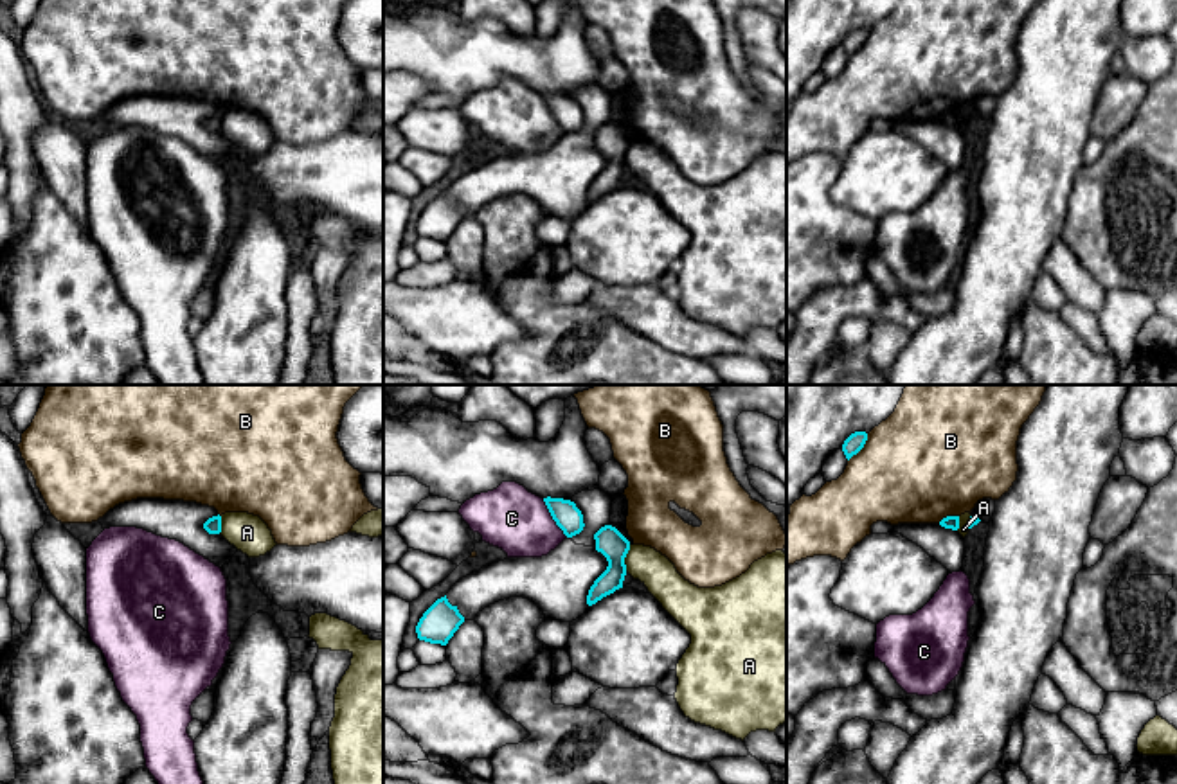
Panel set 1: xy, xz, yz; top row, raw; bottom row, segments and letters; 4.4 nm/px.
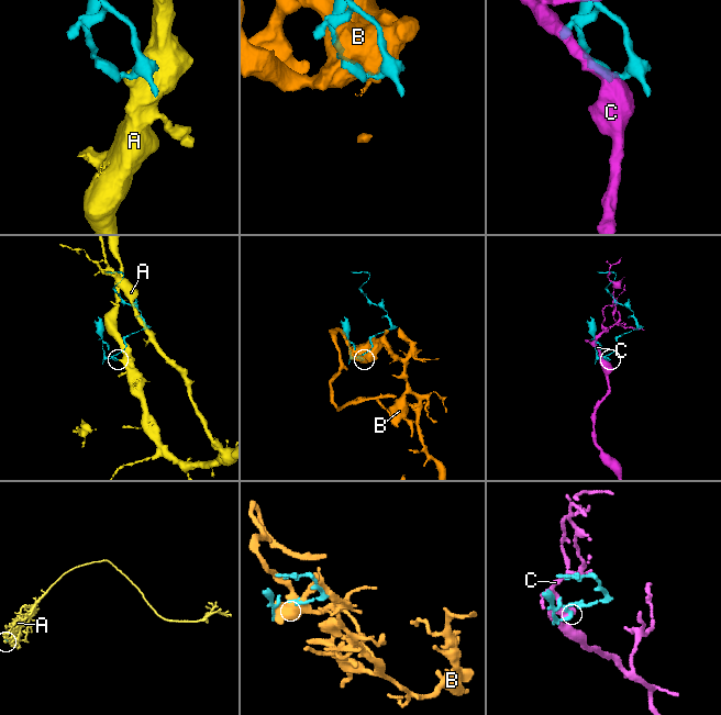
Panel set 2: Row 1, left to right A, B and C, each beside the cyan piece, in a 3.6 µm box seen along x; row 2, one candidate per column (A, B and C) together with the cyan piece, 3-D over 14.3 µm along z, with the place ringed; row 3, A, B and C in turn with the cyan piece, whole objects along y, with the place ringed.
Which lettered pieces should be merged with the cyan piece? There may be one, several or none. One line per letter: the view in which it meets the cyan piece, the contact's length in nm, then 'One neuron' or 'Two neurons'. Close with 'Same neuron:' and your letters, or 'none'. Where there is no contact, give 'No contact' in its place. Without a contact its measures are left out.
A: Touches cyan in xz. Shared border 120 nm. Two neurons
B: Touches cyan in yz. Shared border 160 nm. Two neurons
C: Touches cyan in xz. Shared border 200 nm. Two neurons
Same neuron: none

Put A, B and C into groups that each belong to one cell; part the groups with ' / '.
A / B / C

